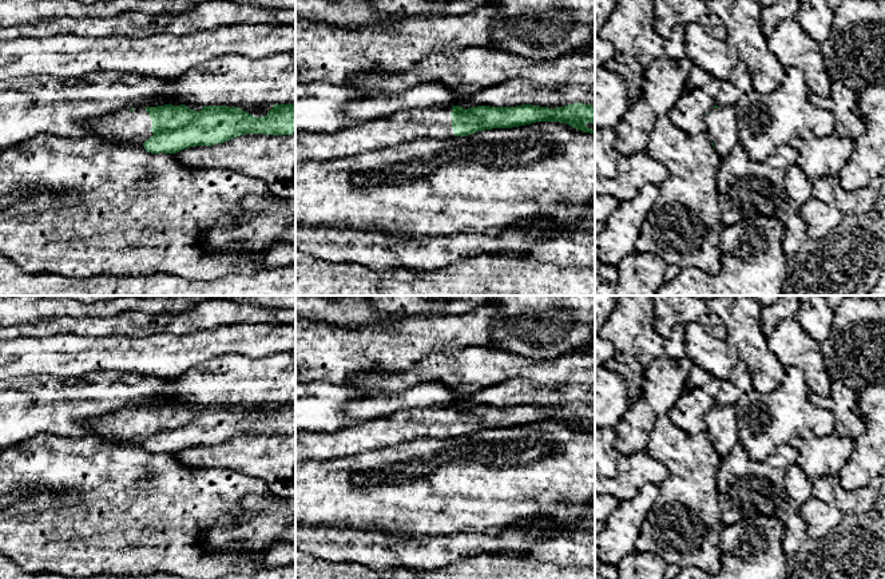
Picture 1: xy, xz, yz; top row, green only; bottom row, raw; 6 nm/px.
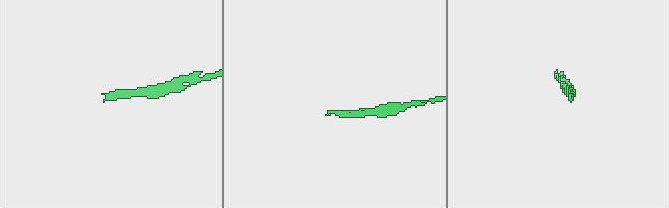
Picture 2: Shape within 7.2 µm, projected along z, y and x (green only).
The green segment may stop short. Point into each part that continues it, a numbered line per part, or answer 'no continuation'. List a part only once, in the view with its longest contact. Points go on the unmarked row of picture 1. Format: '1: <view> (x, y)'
1: xy (126, 425)

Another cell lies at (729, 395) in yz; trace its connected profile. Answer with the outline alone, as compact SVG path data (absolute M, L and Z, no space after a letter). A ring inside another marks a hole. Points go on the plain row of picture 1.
M739 360L737 366L729 374L729 378L722 380L715 405L721 408L734 408L741 396L750 390L754 390L750 373L745 364Z

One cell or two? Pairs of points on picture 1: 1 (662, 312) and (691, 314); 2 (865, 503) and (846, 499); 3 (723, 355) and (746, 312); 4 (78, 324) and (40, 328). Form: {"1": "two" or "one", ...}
{"1": "one", "2": "one", "3": "two", "4": "one"}

